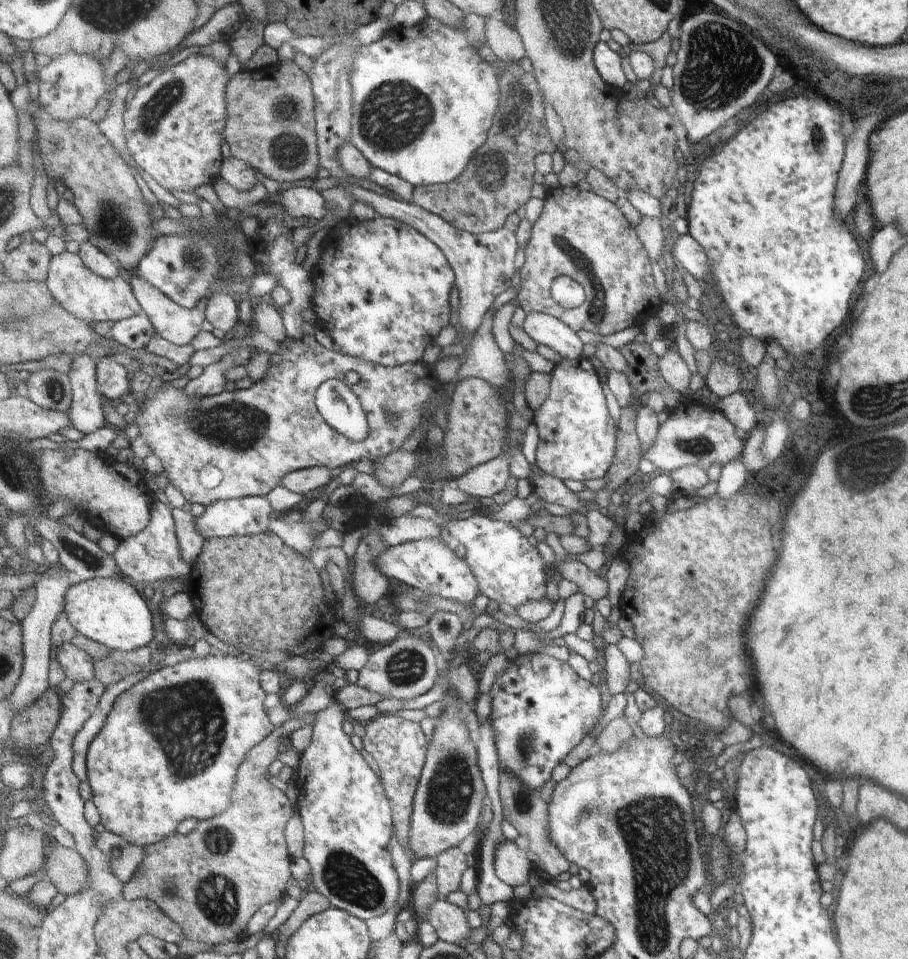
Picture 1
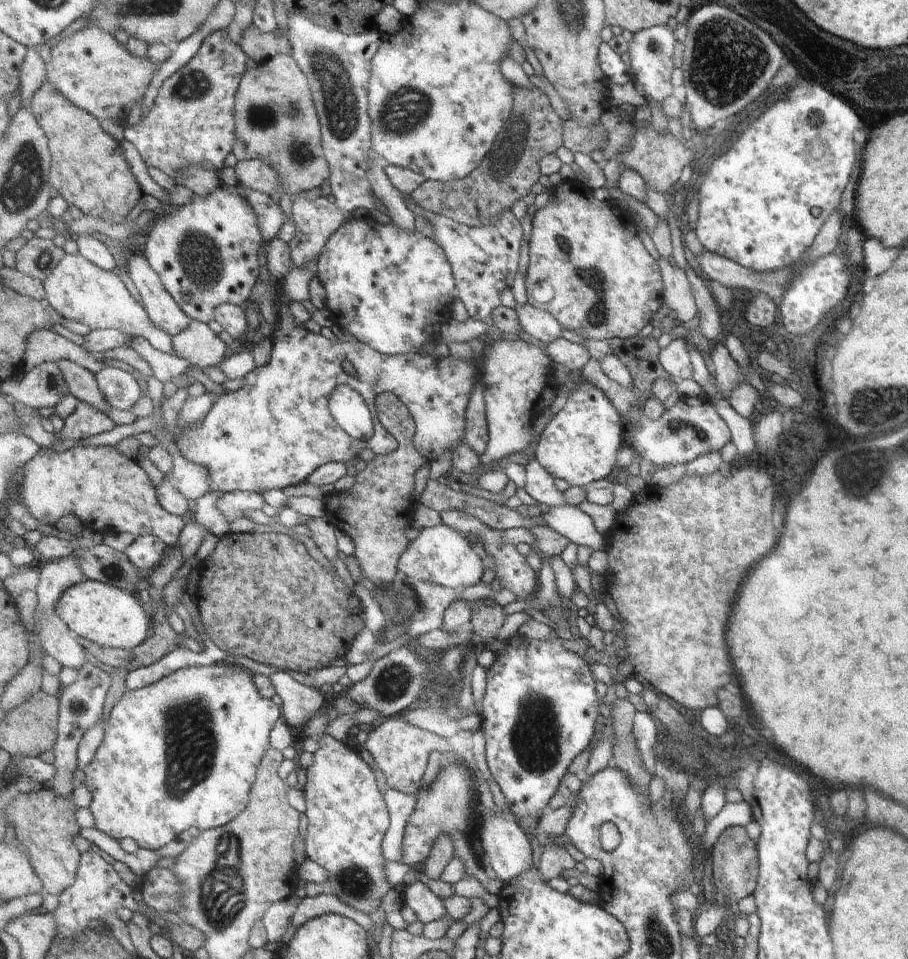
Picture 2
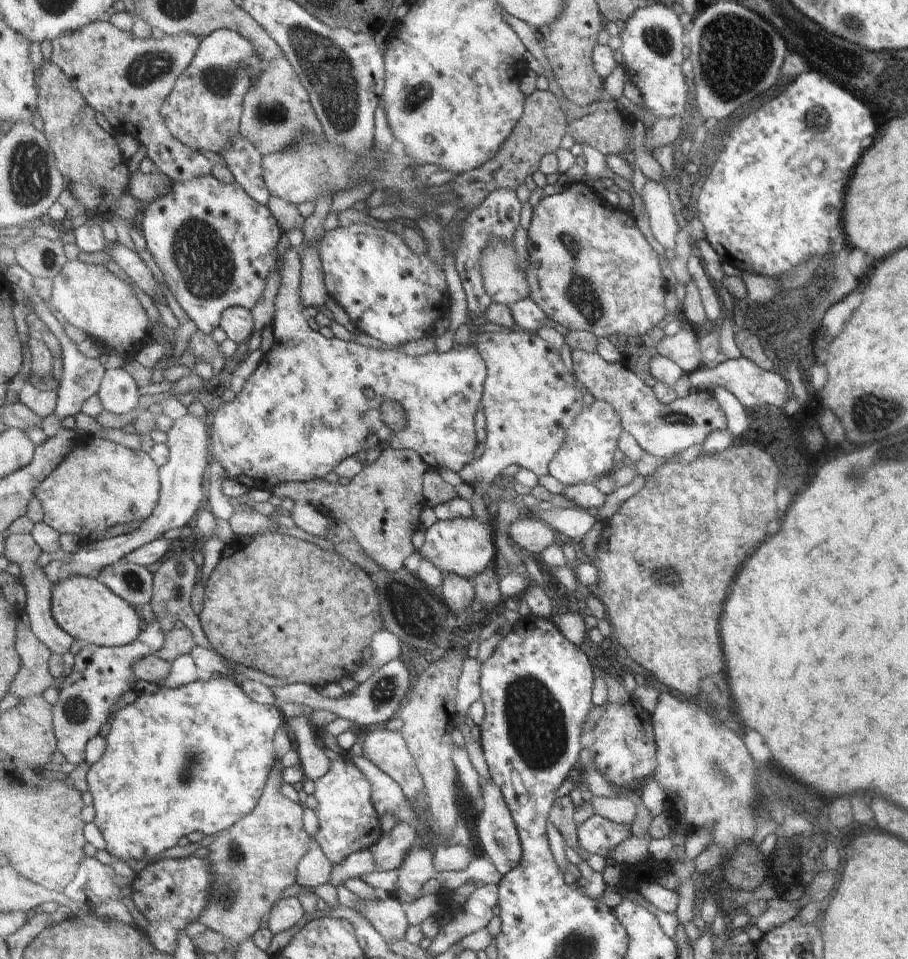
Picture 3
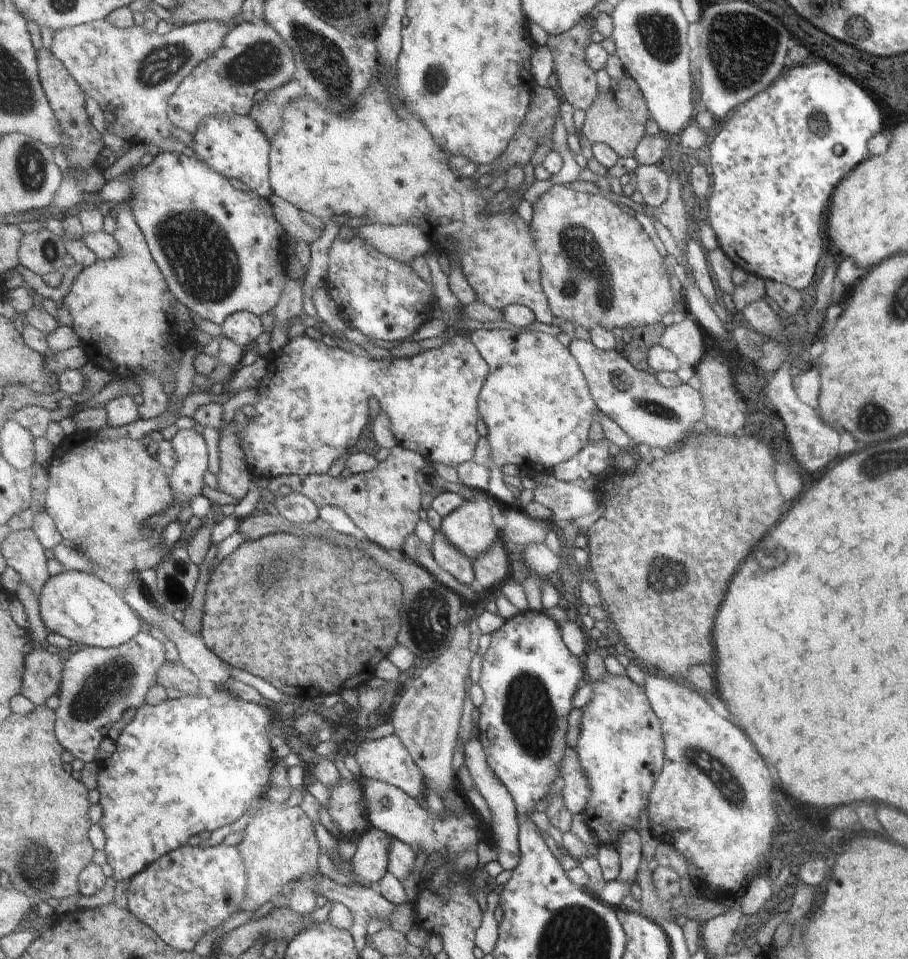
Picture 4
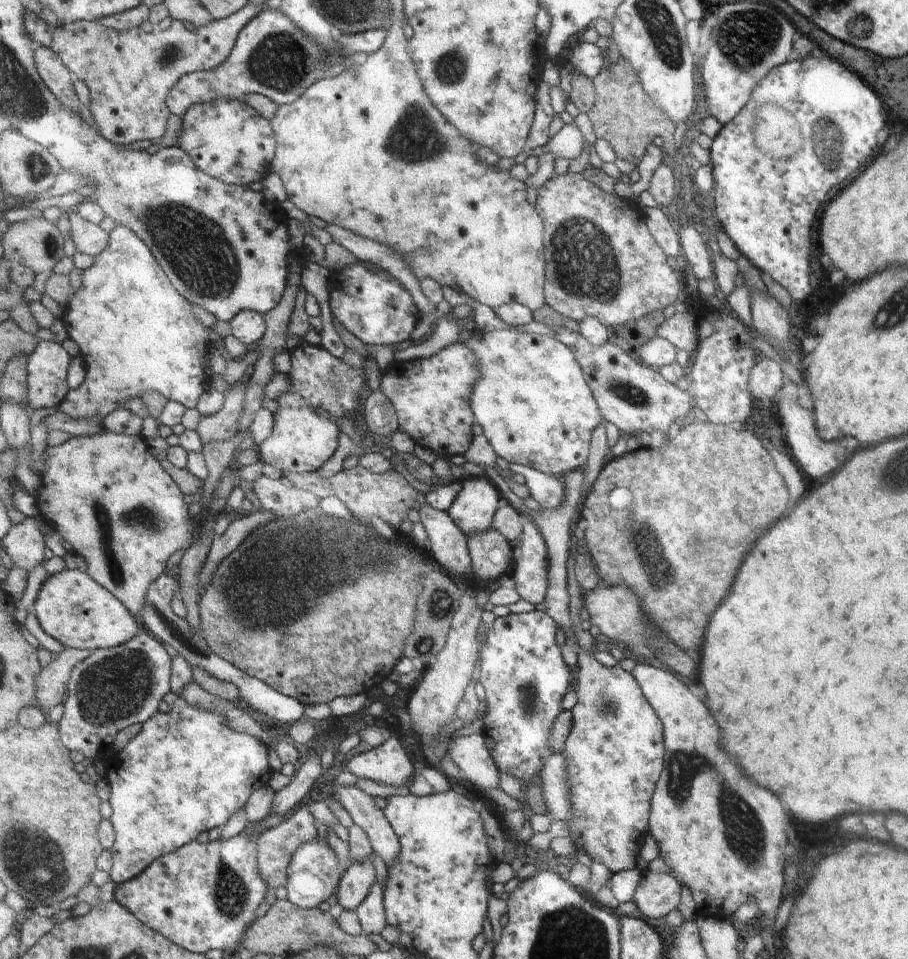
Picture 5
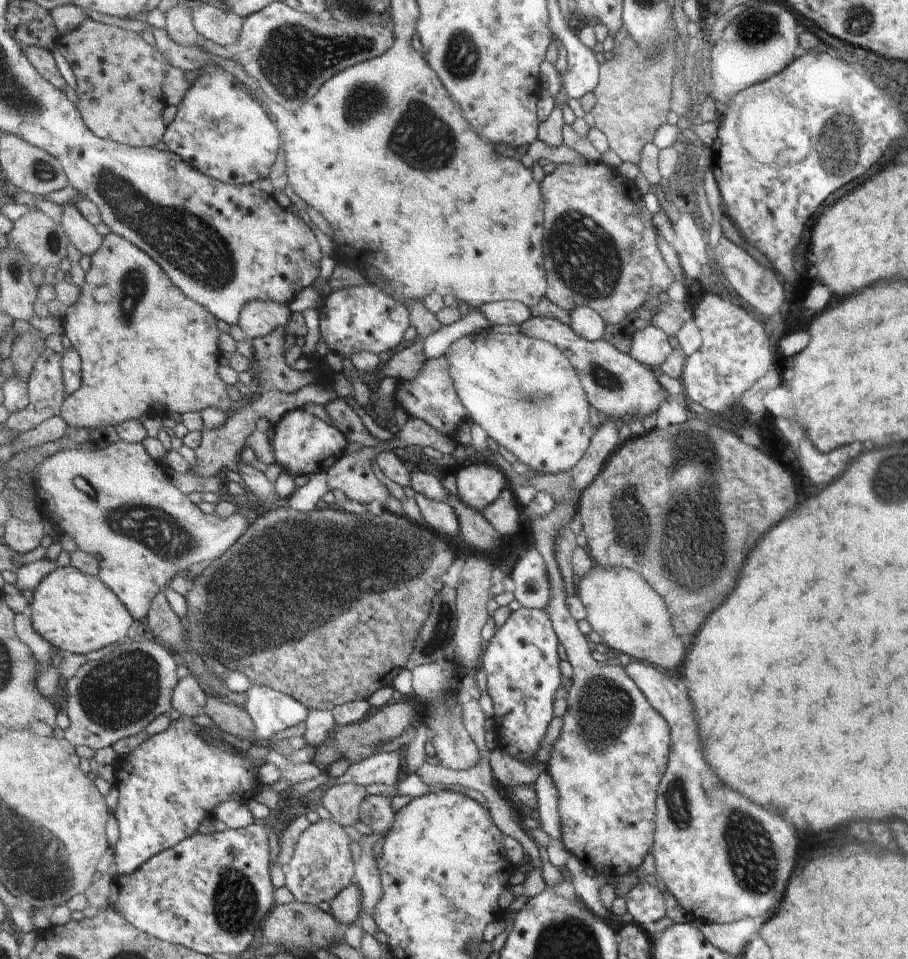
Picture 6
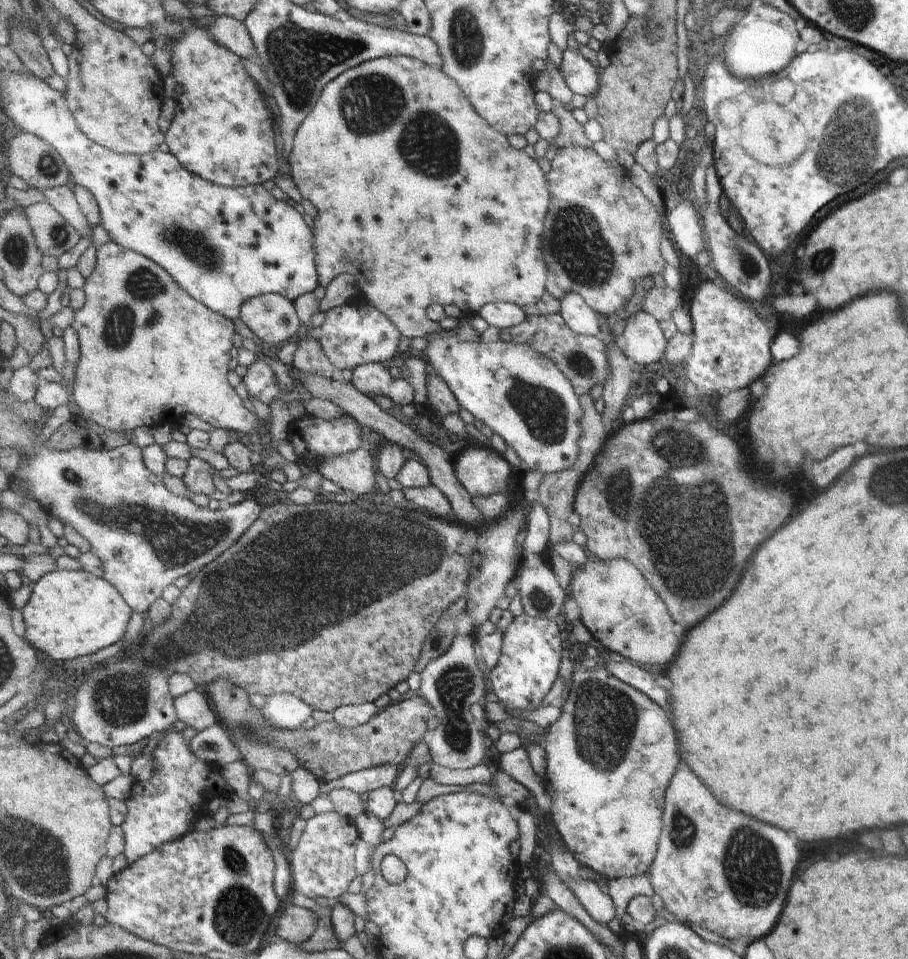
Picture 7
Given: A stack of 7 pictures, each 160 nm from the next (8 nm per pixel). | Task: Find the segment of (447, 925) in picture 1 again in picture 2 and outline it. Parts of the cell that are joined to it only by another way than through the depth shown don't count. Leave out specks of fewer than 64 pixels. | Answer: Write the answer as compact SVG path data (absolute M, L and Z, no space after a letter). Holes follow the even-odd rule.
M416 881L413 884L402 886L399 890L401 902L414 912L416 919L423 925L435 922L449 915L449 910L439 896L431 892L431 888Z

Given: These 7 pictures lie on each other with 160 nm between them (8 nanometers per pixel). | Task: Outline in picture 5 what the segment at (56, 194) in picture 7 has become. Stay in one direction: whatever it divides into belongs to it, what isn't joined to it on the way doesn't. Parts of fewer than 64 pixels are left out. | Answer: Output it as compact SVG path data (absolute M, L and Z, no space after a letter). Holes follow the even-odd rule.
M77 211L68 215L76 251L95 257L108 250L111 240L109 232L105 232L101 226L85 223Z

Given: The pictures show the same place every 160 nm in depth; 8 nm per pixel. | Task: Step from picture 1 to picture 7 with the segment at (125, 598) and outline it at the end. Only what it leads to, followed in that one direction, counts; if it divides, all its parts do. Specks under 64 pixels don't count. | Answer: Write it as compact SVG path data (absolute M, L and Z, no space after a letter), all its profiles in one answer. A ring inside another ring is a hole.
M57 570L31 583L32 595L19 613L26 624L26 639L53 660L75 660L125 638L133 609L107 579L87 571Z

